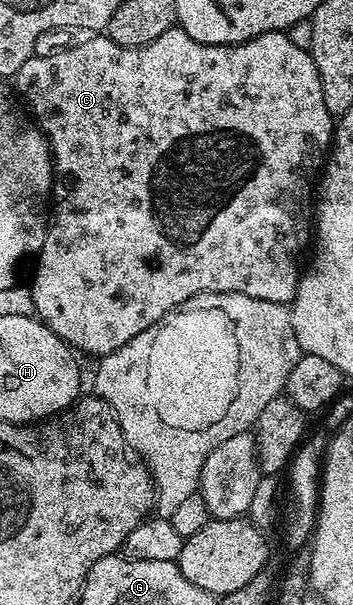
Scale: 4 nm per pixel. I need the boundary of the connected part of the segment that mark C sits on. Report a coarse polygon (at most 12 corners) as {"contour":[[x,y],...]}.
{"contour":[[286,32],[105,34],[16,77],[28,284],[101,358],[289,305],[336,131]]}

